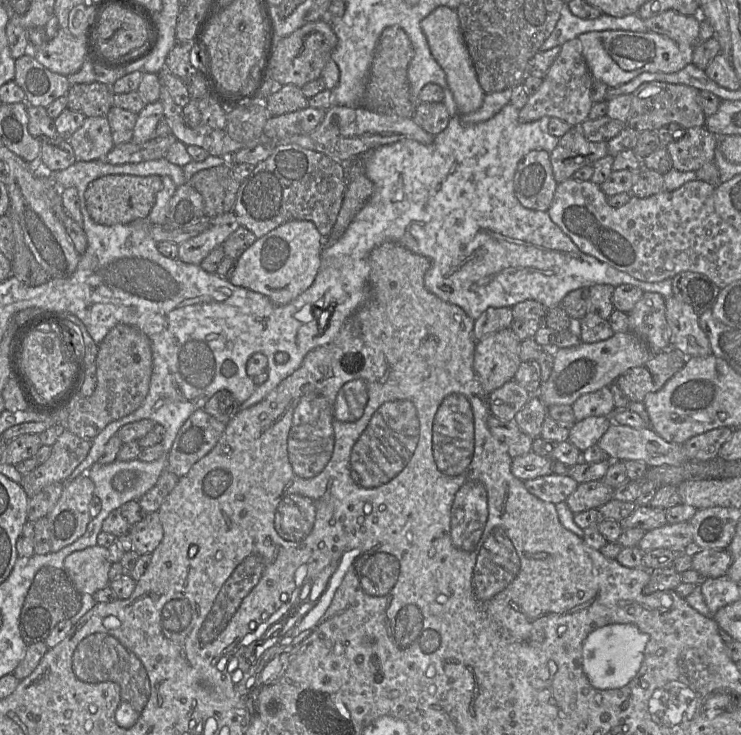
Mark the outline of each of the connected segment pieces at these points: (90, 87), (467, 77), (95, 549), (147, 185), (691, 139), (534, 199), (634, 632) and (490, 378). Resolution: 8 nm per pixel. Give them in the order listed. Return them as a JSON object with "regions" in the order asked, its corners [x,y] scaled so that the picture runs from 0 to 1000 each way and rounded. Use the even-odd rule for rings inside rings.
{"regions":[[[[142,113],[96,116],[89,132],[90,146],[115,159],[143,159],[152,141],[154,127]]],[[[592,8],[568,29],[568,38],[583,76],[602,102],[602,109],[619,154],[632,155],[645,150],[652,141],[656,127],[646,114],[641,93],[626,57],[617,14],[603,8]]],[[[130,741],[92,755],[86,776],[108,807],[124,810],[147,797],[150,767],[146,747]]],[[[144,238],[124,246],[115,260],[115,278],[127,302],[143,307],[174,305],[184,299],[198,299],[219,256],[219,241],[213,238]]],[[[951,173],[928,174],[924,184],[899,199],[907,229],[915,233],[941,233],[964,219],[969,185]]],[[[734,204],[713,207],[698,224],[692,250],[695,267],[706,282],[715,286],[738,287],[753,252],[746,239],[742,210]]],[[[826,849],[798,860],[787,875],[787,913],[807,937],[838,936],[861,916],[869,895],[876,864],[854,849]]],[[[688,445],[661,453],[642,465],[640,503],[659,536],[694,517],[704,493],[702,468],[703,463]]]]}

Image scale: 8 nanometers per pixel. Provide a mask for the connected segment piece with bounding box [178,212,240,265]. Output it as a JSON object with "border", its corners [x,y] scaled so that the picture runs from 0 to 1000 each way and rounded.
{"border":[[[316,288],[283,298],[282,309],[269,320],[240,333],[240,352],[270,361],[273,354],[324,309]]]}

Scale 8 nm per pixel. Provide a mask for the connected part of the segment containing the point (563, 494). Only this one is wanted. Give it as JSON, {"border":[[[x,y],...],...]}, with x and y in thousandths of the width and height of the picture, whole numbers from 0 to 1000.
{"border":[[[741,645],[707,654],[707,660],[725,678],[753,686],[764,682],[781,657],[767,646]]]}

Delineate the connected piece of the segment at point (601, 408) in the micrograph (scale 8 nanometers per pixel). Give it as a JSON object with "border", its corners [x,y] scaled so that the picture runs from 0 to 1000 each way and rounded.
{"border":[[[822,525],[783,539],[771,554],[777,573],[799,566],[823,567],[830,559],[827,537]]]}

